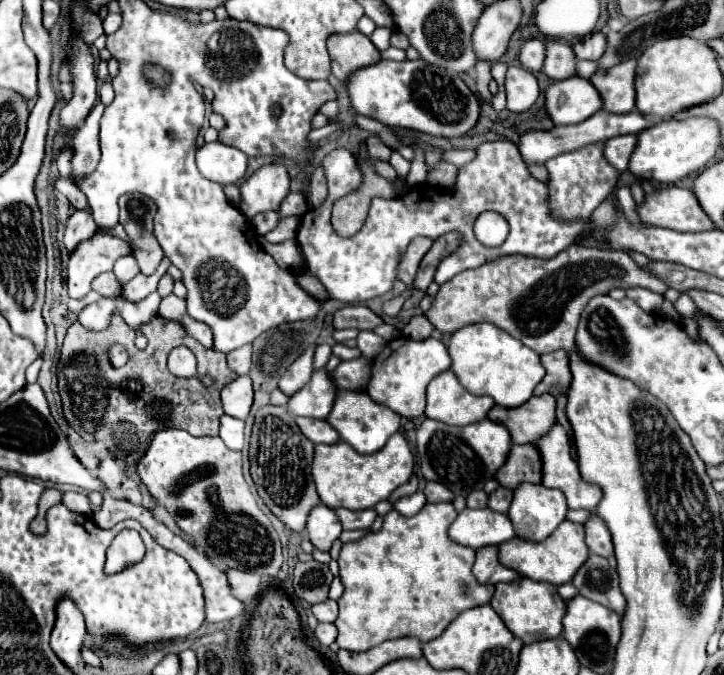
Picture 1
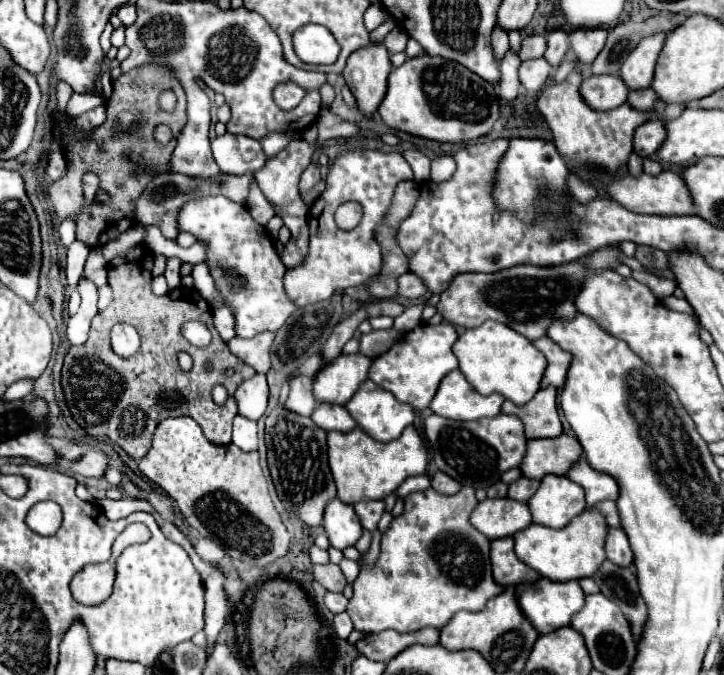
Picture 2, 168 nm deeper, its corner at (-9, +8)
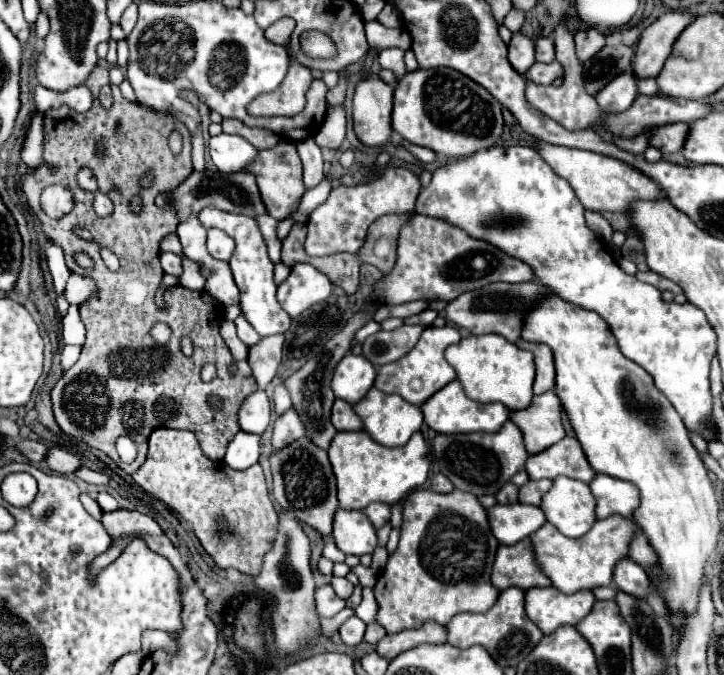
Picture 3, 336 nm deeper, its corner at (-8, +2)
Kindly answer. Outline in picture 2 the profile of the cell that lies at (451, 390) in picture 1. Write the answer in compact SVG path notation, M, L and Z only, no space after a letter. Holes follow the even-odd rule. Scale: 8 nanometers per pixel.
M460 369L450 371L446 379L442 379L430 409L432 413L454 419L454 421L472 421L482 417L496 417L500 413L500 407L504 403L504 397L498 393L492 393L490 397L480 395L462 375Z

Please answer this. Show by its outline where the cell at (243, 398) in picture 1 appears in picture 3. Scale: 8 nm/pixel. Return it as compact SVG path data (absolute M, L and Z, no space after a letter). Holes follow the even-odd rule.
M255 391L247 397L239 409L239 427L247 433L263 433L269 425L271 403L265 391Z

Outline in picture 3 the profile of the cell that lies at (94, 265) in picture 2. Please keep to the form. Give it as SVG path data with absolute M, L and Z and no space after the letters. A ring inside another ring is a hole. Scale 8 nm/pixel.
M71 273L65 291L67 291L69 303L77 303L77 305L81 305L85 299L89 299L89 297L93 297L93 295L97 293L97 285L95 285L95 281L93 281L91 277Z

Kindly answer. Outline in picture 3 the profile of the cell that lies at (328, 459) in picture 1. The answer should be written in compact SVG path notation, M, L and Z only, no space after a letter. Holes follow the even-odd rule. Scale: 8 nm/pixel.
M365 431L337 433L329 445L329 461L337 477L341 509L365 509L369 503L387 503L405 499L421 487L429 475L427 443L421 433L415 433L403 447L381 447Z

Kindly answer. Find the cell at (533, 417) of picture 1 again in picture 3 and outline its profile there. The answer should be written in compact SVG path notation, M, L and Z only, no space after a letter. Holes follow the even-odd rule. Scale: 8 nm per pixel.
M553 391L533 397L527 409L511 411L509 419L521 429L525 447L531 455L565 437L565 429L561 425L561 401Z

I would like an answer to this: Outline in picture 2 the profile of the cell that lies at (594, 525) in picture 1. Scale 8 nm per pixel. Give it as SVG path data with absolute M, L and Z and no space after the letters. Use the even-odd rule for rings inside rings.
M608 529L606 555L618 567L630 567L634 563L634 553L632 553L628 537L622 529Z

